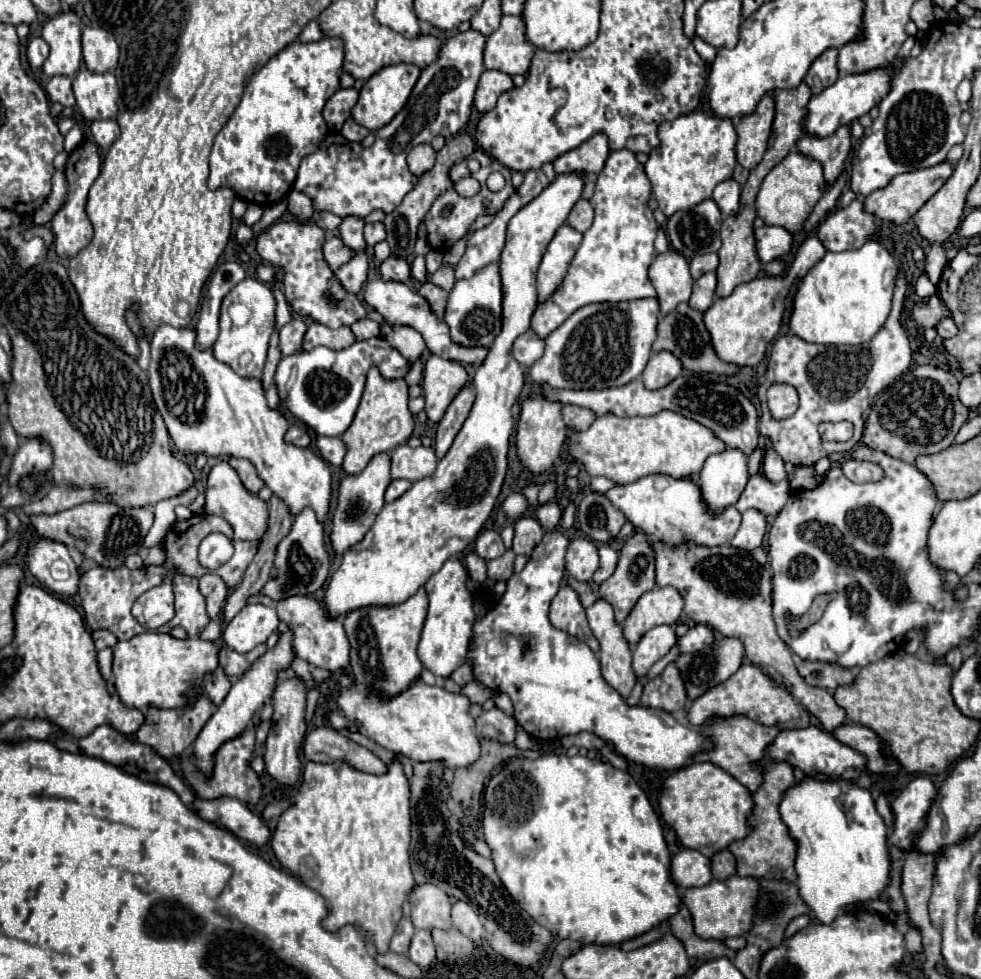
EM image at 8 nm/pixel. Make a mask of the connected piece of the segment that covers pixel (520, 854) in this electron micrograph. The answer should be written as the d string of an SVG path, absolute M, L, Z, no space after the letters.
M543 755L537 759L513 759L505 767L501 767L501 771L497 771L487 783L483 833L493 853L491 859L497 867L497 875L501 877L511 897L521 905L523 911L531 915L531 919L535 919L535 923L547 927L557 939L573 939L573 941L595 943L595 945L619 945L627 939L633 939L651 931L653 927L659 927L663 921L671 919L679 911L681 893L677 885L671 881L671 853L667 849L667 843L663 841L663 829L661 829L659 817L655 815L647 795L633 781L633 777L625 771L611 767L609 763L587 759L581 755L575 755L575 757Z

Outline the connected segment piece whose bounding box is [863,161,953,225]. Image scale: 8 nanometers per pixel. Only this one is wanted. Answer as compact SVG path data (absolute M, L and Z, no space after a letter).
M945 161L945 163L939 163L939 167L929 167L923 171L909 171L909 173L897 175L887 187L867 195L867 199L863 201L863 209L873 213L877 219L903 225L925 205L927 199L931 199L941 189L941 185L951 177L951 173L953 173L953 165Z

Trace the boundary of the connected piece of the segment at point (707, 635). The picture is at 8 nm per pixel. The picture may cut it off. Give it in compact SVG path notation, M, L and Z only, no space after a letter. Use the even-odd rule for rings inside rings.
M695 625L683 637L677 637L679 653L695 653L711 643L713 643L713 631L707 625Z

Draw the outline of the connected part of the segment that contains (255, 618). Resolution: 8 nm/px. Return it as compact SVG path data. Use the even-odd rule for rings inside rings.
M261 603L245 605L223 631L223 641L237 653L249 653L259 643L265 643L271 633L277 631L279 617L275 607Z

